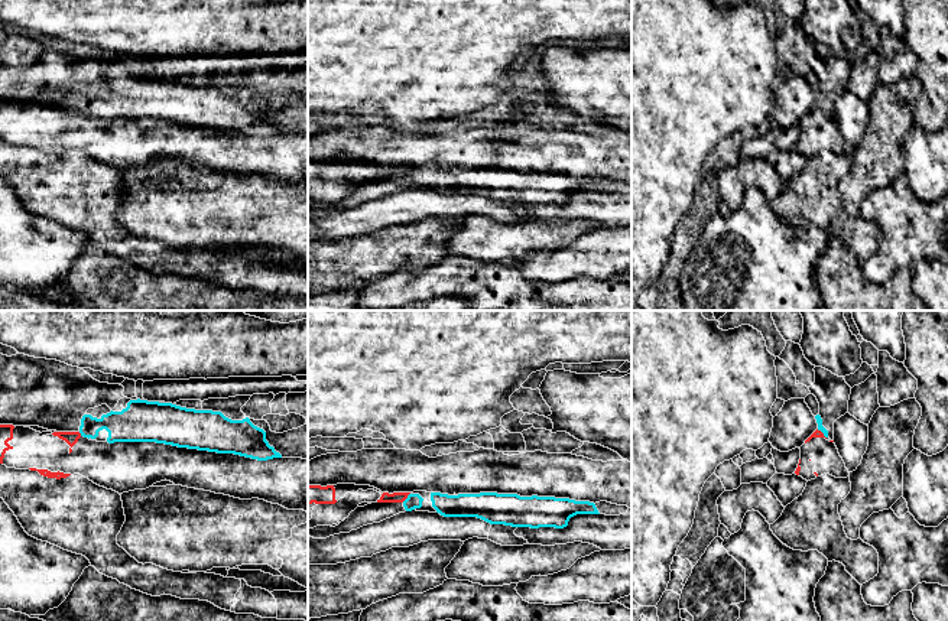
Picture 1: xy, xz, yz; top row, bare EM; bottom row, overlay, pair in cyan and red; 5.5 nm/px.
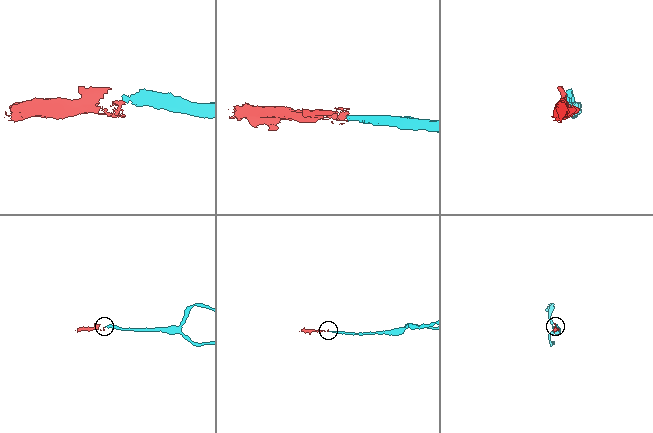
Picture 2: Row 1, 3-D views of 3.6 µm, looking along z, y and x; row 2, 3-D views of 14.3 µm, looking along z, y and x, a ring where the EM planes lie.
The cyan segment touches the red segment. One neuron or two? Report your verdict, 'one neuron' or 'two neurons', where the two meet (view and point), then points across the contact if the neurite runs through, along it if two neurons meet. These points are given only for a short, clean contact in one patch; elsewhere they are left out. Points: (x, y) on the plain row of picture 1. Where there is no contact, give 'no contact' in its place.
two neurons | xz (408, 174) | along xz (409, 169), (402, 178)

